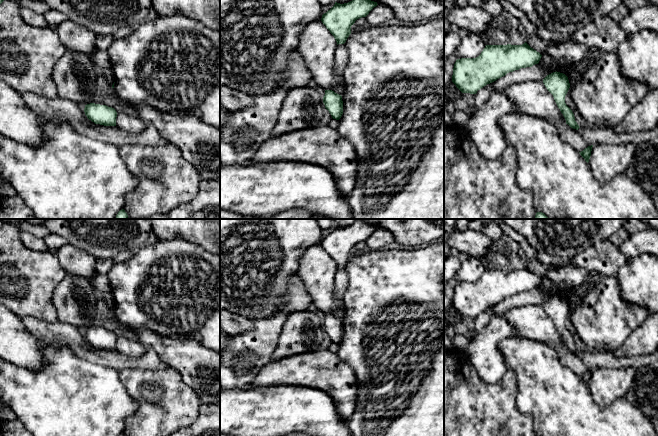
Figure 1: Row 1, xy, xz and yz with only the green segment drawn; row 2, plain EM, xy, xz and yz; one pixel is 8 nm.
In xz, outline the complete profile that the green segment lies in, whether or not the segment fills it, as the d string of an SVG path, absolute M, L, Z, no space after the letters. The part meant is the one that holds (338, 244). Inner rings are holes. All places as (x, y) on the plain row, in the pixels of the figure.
M357 219L348 227L335 226L334 230L322 239L321 245L334 260L337 269L344 268L351 258L351 250L355 245L366 241L377 229L377 226Z

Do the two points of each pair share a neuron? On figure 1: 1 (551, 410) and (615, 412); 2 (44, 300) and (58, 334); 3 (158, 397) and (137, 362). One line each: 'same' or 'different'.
1: same
2: different
3: different

